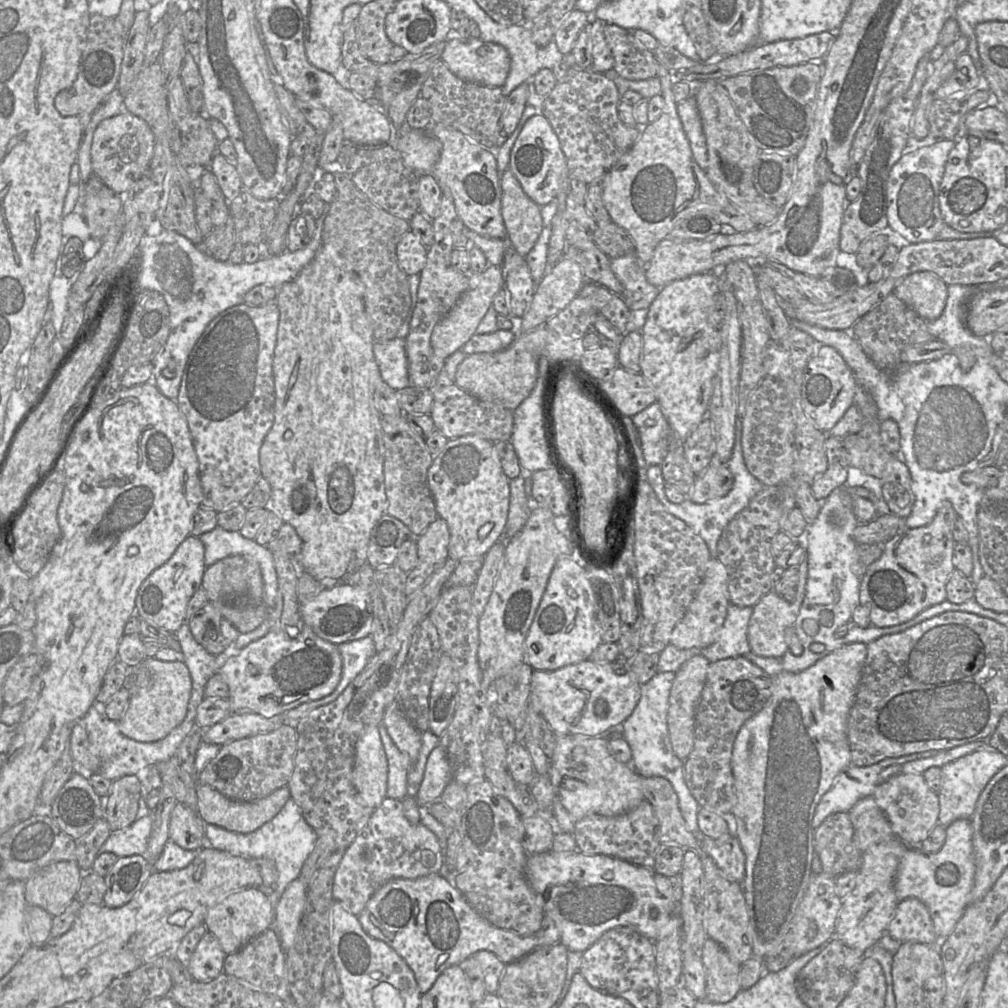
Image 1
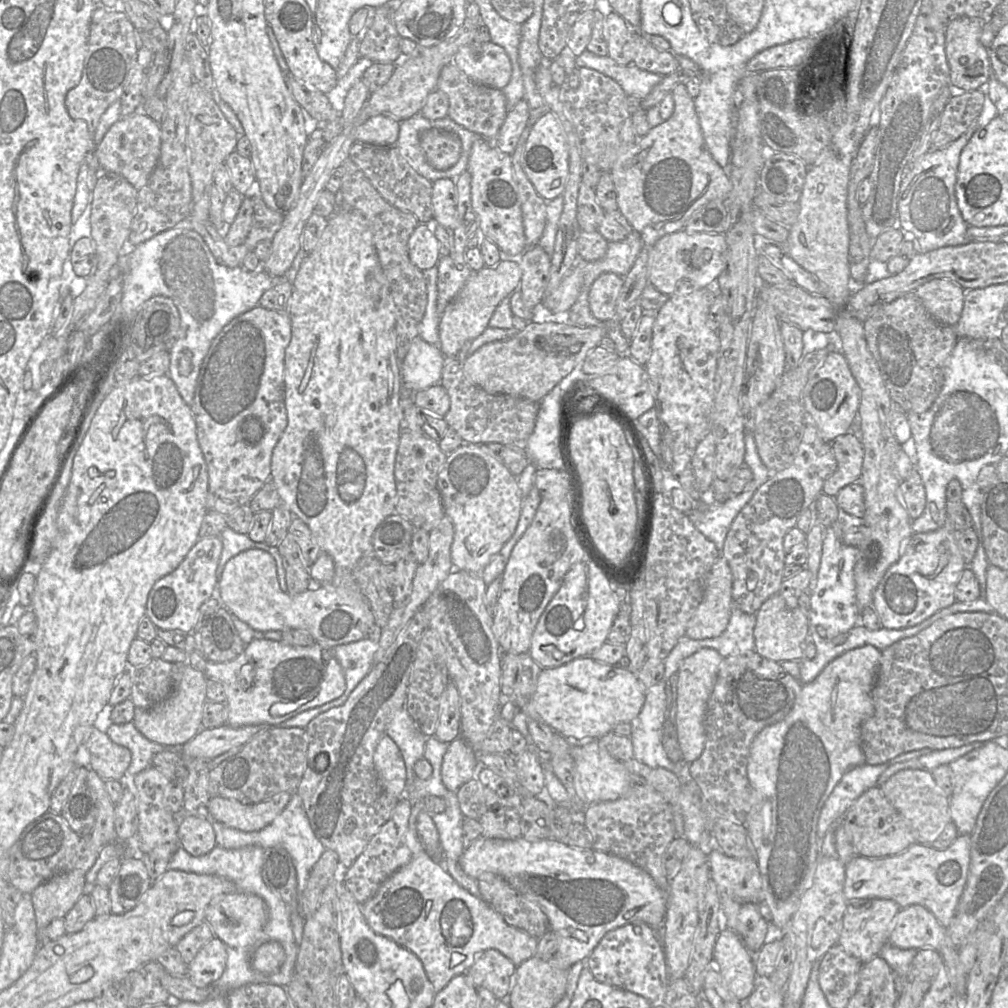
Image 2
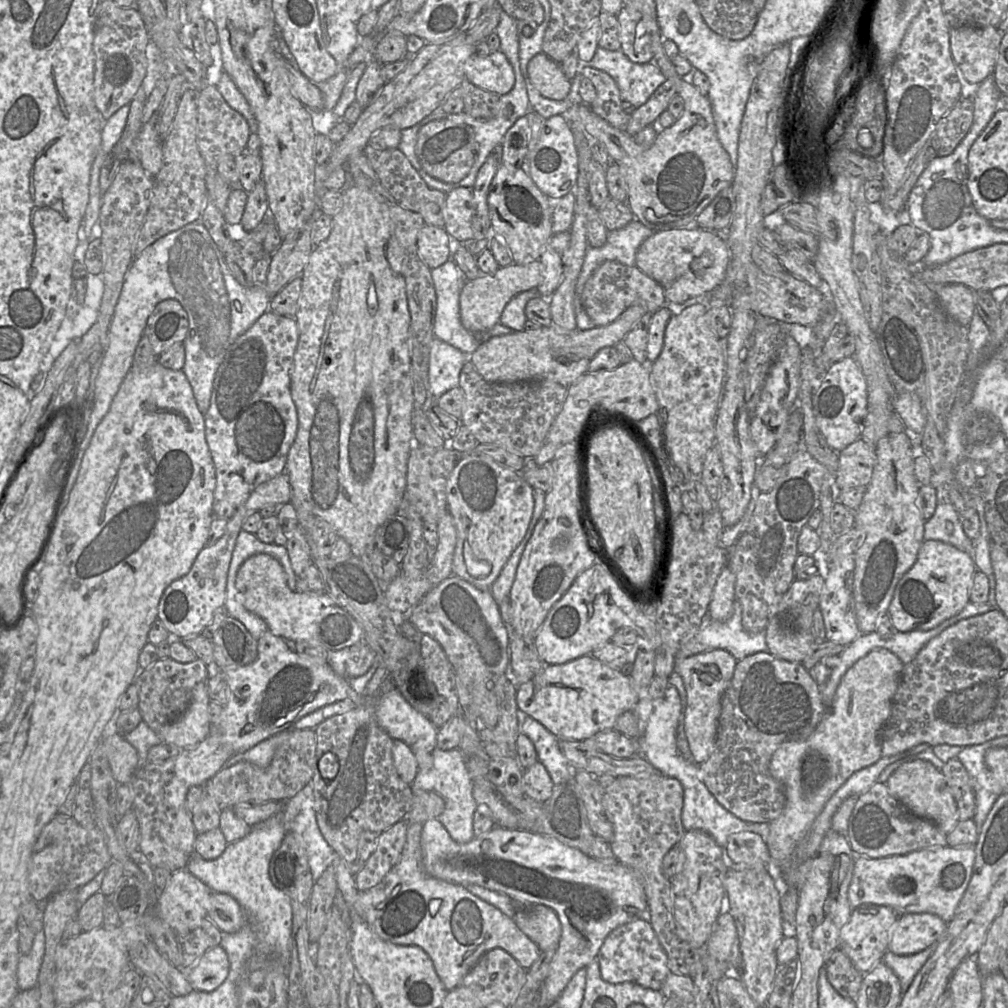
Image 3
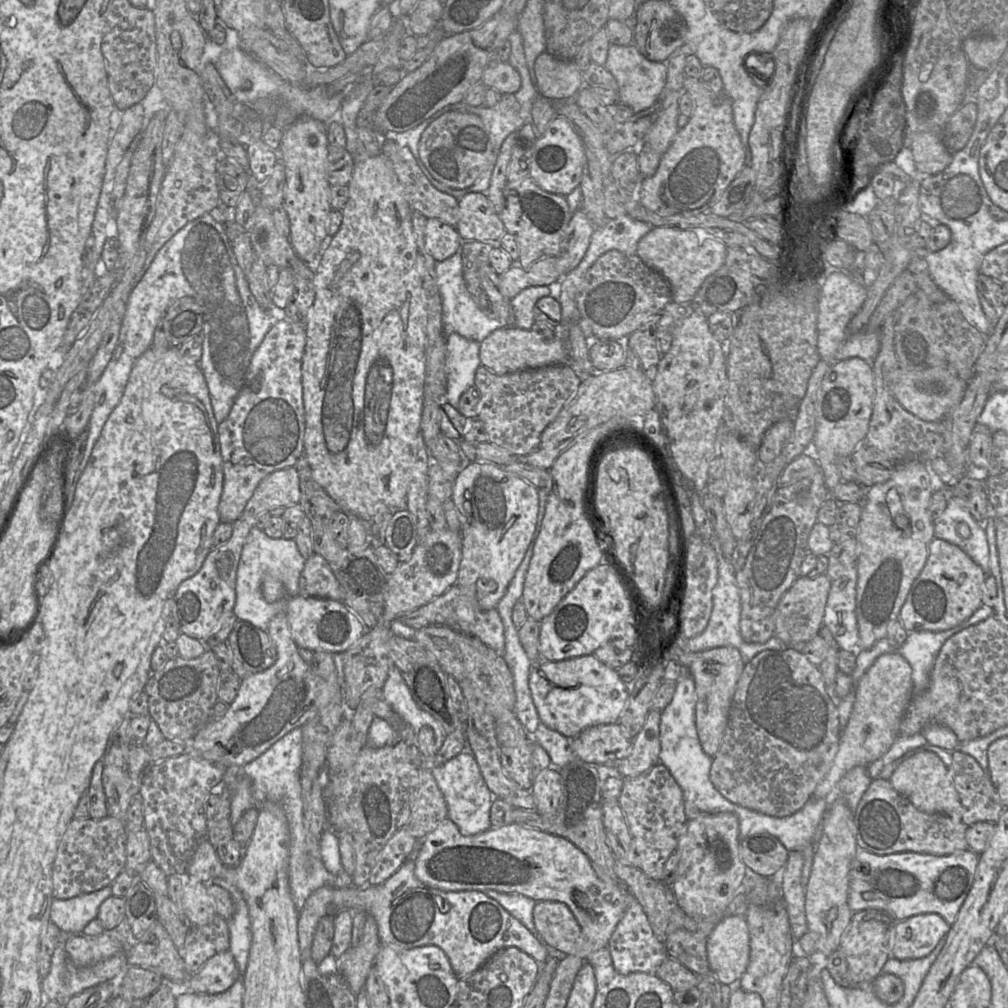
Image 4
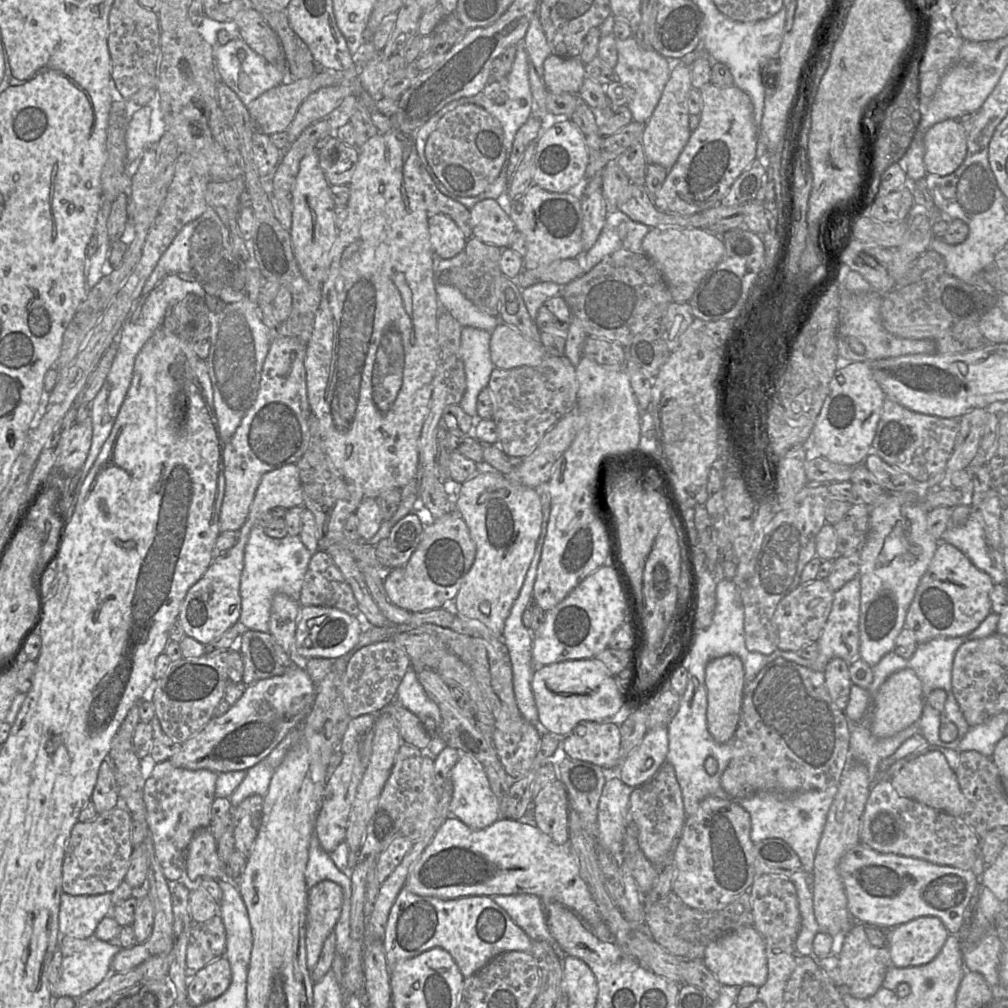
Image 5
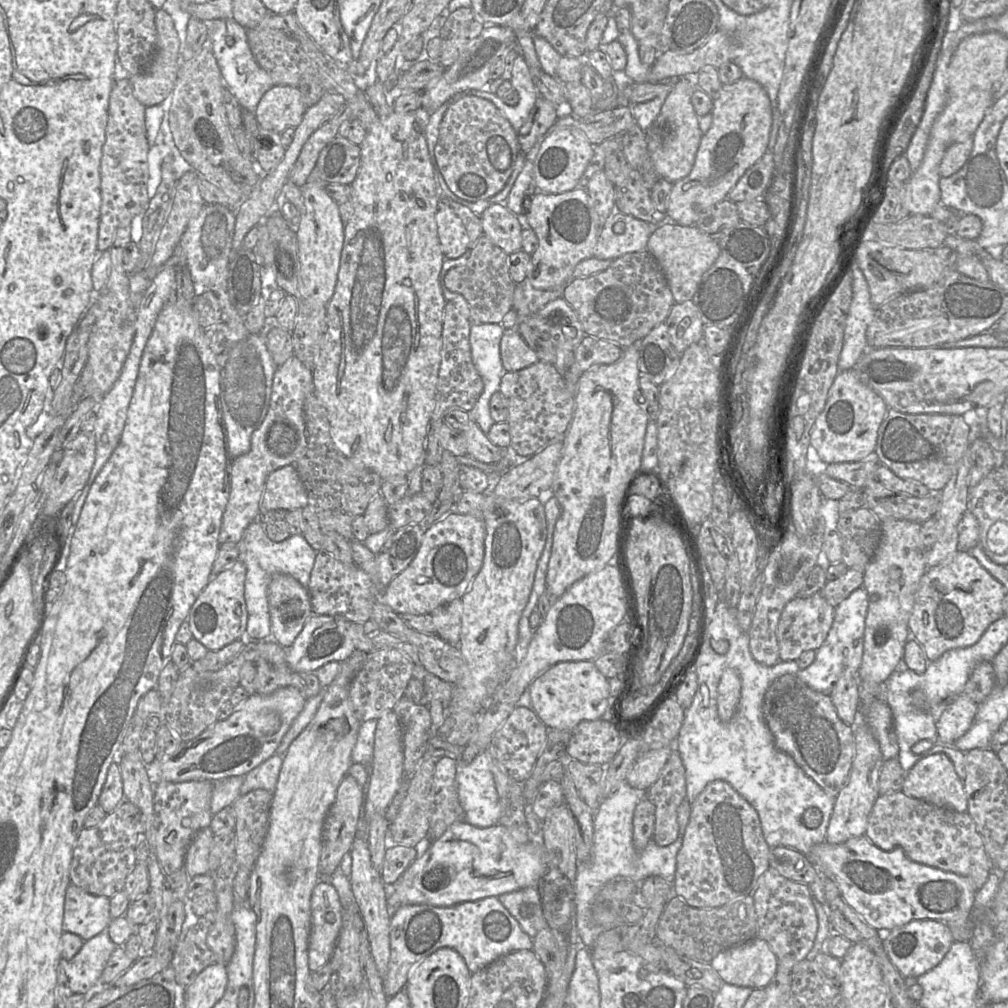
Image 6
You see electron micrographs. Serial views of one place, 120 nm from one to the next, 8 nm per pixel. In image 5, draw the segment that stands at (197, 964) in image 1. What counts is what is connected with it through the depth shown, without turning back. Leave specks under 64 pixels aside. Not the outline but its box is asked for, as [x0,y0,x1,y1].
[188,956,231,1006]

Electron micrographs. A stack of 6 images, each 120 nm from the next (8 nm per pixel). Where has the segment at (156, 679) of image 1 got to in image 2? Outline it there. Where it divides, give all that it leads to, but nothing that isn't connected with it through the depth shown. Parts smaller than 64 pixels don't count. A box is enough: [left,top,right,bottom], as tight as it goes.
[132,663,206,747]

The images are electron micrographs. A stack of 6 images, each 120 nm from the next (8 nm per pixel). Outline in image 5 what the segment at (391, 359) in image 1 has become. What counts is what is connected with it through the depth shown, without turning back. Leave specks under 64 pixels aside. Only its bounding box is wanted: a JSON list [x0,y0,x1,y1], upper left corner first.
[459,327,495,422]

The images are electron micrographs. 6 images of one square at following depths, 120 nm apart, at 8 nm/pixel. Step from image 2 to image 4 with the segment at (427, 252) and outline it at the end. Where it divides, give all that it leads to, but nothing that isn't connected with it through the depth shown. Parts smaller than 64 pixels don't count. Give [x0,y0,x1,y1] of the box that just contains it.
[425,218,465,262]

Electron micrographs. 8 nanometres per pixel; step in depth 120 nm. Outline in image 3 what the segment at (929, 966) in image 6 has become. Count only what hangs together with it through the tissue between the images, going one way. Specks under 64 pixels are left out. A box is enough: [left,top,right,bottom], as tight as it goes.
[888,913,947,955]

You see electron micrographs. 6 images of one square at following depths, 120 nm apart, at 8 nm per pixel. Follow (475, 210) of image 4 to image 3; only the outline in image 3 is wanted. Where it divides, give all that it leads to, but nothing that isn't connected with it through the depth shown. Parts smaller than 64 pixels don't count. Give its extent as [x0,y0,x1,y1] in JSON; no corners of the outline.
[443,187,475,241]

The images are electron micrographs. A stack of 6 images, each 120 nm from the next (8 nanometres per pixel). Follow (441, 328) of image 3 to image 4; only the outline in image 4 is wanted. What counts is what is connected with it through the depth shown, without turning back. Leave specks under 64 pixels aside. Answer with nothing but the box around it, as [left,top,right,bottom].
[435,247,506,343]

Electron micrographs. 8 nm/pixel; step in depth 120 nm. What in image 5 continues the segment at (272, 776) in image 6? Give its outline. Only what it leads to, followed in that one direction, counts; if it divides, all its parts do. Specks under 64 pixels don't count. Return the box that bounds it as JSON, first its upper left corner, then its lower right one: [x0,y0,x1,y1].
[229,760,275,807]

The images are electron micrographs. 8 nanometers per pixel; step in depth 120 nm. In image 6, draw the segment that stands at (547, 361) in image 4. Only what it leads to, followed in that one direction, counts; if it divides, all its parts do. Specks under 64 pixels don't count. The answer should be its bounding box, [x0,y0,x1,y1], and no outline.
[500,329,539,372]

